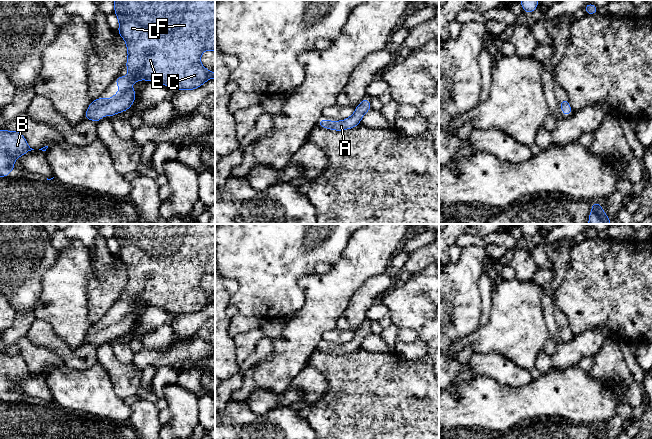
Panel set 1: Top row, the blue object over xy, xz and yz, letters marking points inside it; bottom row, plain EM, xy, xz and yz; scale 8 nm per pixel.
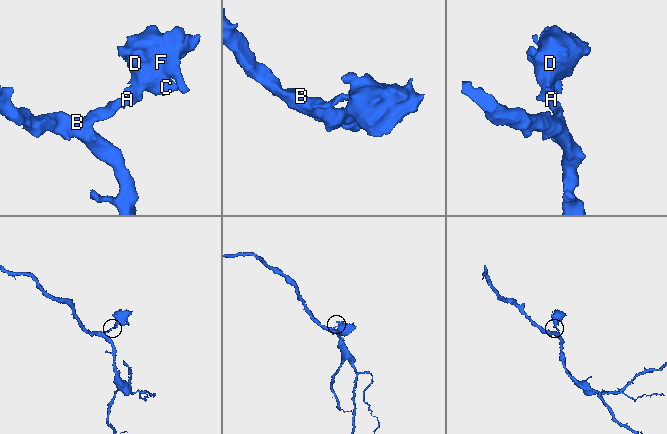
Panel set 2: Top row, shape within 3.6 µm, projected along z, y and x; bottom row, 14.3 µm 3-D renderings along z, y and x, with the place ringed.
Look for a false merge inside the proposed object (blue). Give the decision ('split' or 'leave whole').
leave whole

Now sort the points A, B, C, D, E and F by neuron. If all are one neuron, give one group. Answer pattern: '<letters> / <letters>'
A B C D E F

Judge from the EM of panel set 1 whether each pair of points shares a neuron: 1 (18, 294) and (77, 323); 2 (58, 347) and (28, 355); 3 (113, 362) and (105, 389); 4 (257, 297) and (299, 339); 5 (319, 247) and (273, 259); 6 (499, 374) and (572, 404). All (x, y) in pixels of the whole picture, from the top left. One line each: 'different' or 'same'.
1: different
2: different
3: different
4: different
5: same
6: different

